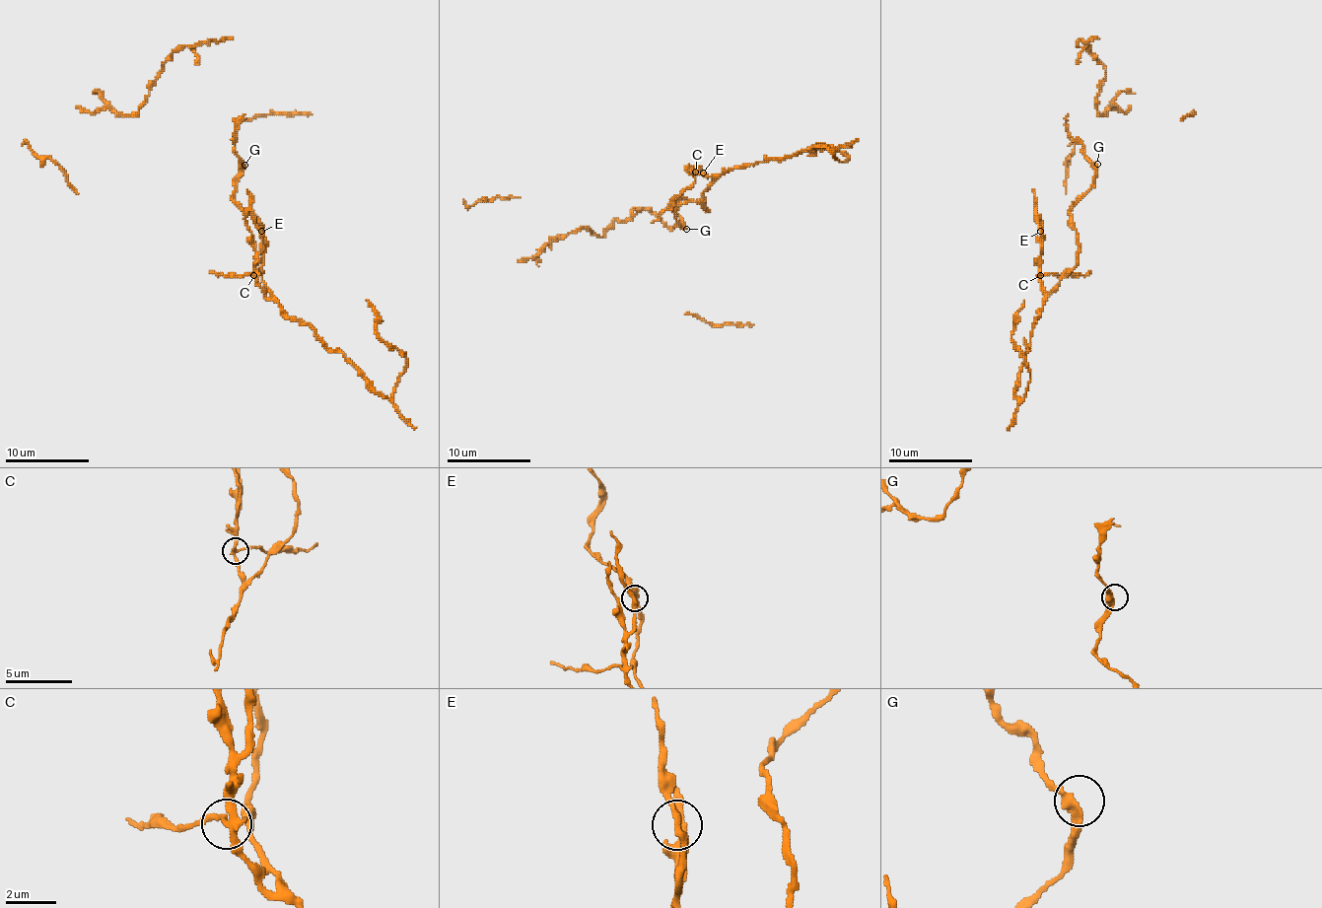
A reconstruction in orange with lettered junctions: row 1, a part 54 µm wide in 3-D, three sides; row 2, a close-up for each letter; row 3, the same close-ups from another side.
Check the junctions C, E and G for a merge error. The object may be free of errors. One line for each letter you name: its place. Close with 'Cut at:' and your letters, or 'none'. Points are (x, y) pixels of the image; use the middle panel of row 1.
C: at (695, 172)
Cut at: C

